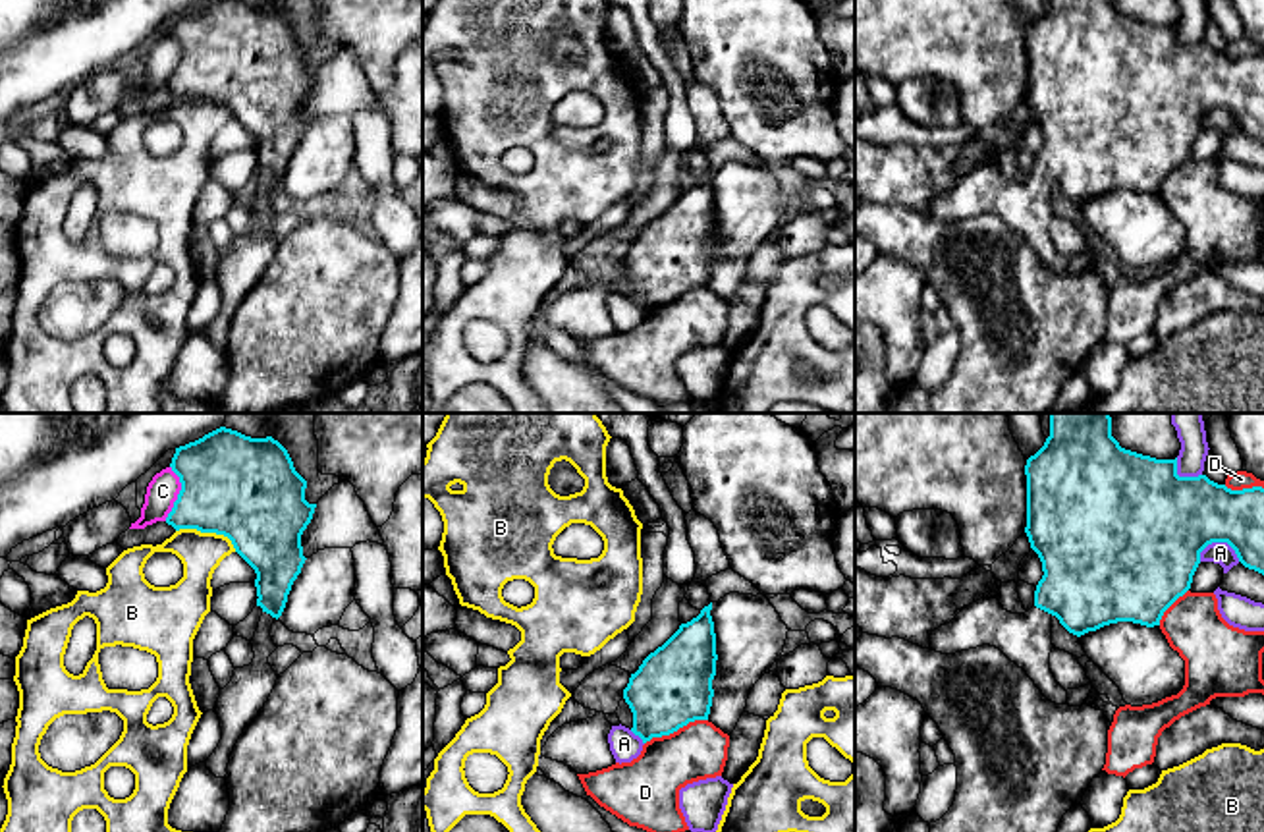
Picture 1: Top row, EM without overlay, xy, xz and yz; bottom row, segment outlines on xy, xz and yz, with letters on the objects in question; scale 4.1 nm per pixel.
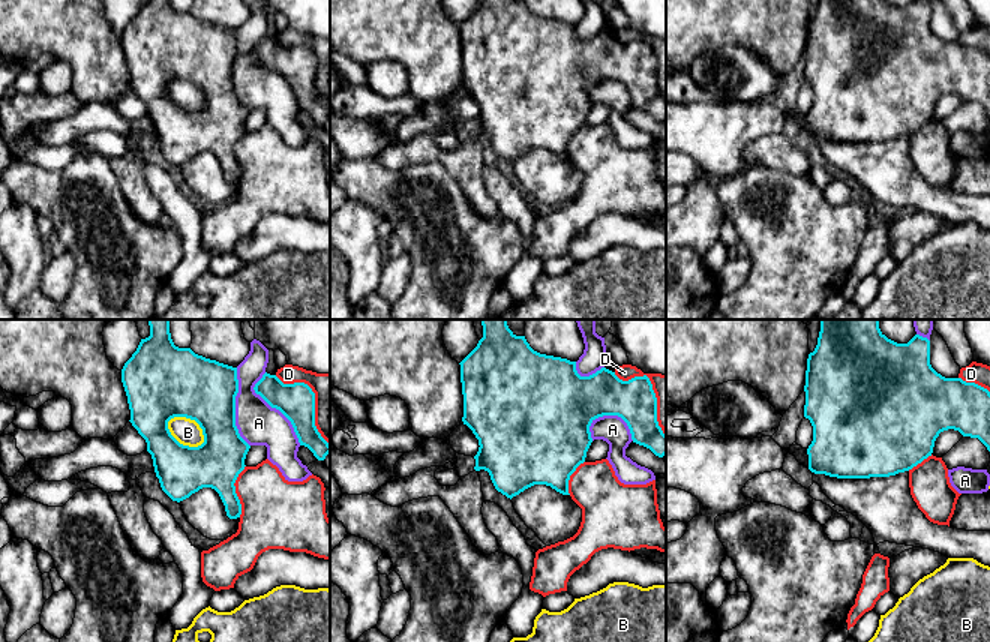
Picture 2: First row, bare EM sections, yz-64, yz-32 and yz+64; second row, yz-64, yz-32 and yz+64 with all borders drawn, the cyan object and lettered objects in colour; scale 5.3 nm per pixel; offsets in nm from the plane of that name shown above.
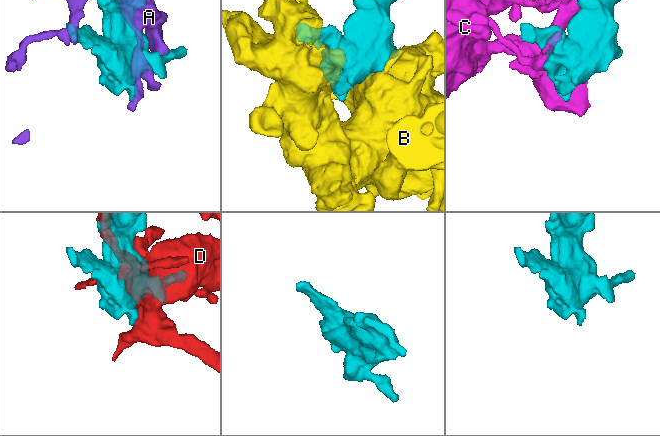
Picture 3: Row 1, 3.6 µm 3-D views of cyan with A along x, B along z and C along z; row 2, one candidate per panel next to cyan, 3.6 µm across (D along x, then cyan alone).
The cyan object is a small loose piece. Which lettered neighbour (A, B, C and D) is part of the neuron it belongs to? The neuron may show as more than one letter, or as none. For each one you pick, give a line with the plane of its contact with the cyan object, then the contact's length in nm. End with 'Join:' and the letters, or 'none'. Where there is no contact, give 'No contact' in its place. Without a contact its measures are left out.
Join: none

